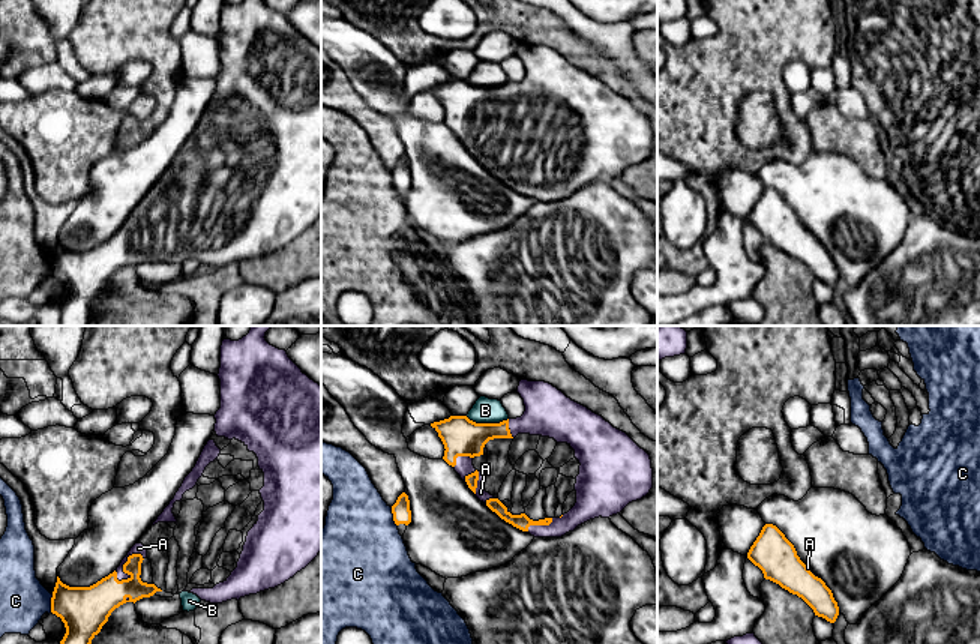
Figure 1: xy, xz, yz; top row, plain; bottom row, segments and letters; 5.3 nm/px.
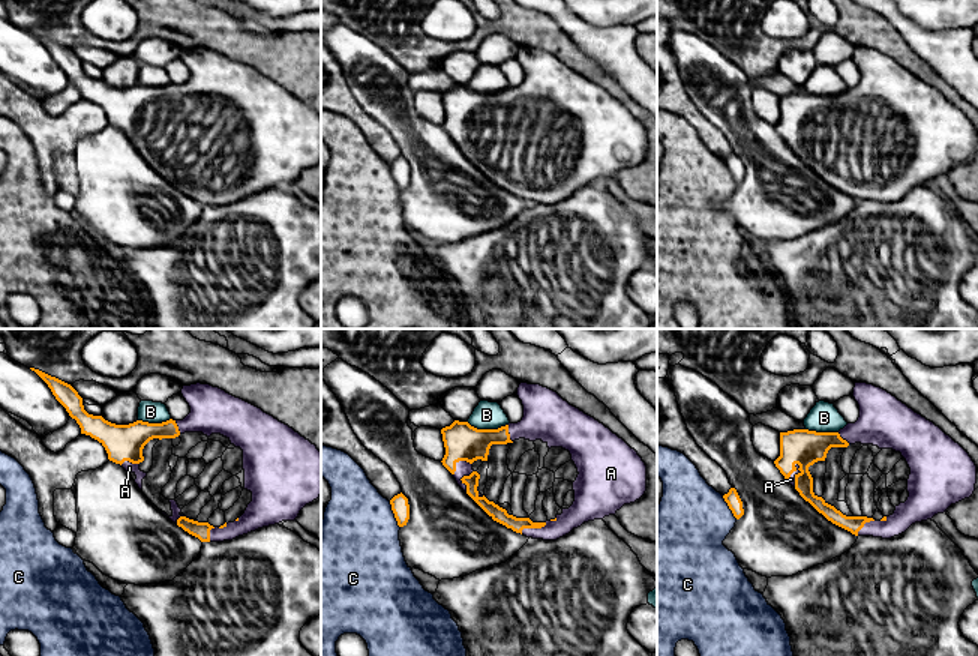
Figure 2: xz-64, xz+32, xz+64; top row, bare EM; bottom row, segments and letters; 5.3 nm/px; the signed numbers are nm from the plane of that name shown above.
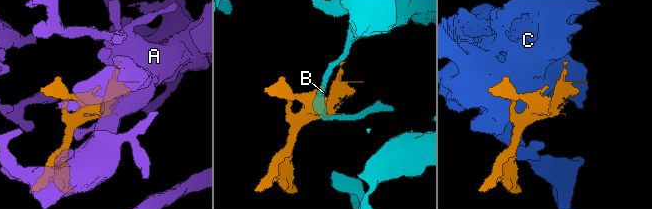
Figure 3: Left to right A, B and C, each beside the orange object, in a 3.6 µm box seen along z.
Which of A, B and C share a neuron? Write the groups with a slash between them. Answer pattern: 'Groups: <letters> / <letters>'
Groups: A / B / C

